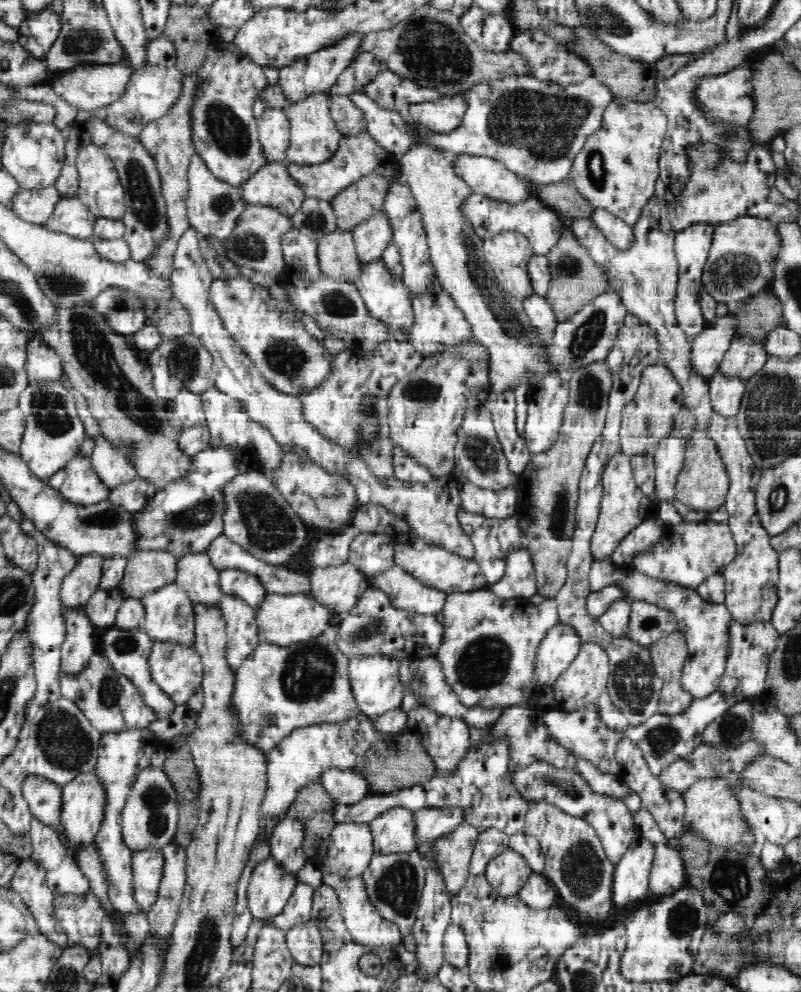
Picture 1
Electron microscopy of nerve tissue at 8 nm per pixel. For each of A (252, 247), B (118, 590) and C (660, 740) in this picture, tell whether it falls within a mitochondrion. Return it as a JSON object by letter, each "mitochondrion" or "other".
{"A":"mitochondrion","B":"other","C":"mitochondrion"}

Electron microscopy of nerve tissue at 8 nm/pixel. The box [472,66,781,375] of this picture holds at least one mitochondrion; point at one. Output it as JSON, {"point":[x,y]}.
{"point":[544,126]}

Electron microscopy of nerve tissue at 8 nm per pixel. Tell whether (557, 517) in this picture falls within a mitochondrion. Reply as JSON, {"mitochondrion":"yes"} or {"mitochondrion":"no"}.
{"mitochondrion":"yes"}

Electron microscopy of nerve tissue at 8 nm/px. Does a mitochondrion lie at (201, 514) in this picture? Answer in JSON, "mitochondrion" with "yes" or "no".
{"mitochondrion":"yes"}

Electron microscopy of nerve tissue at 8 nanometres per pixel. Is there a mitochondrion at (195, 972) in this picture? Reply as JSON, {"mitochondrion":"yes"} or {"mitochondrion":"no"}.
{"mitochondrion":"yes"}

